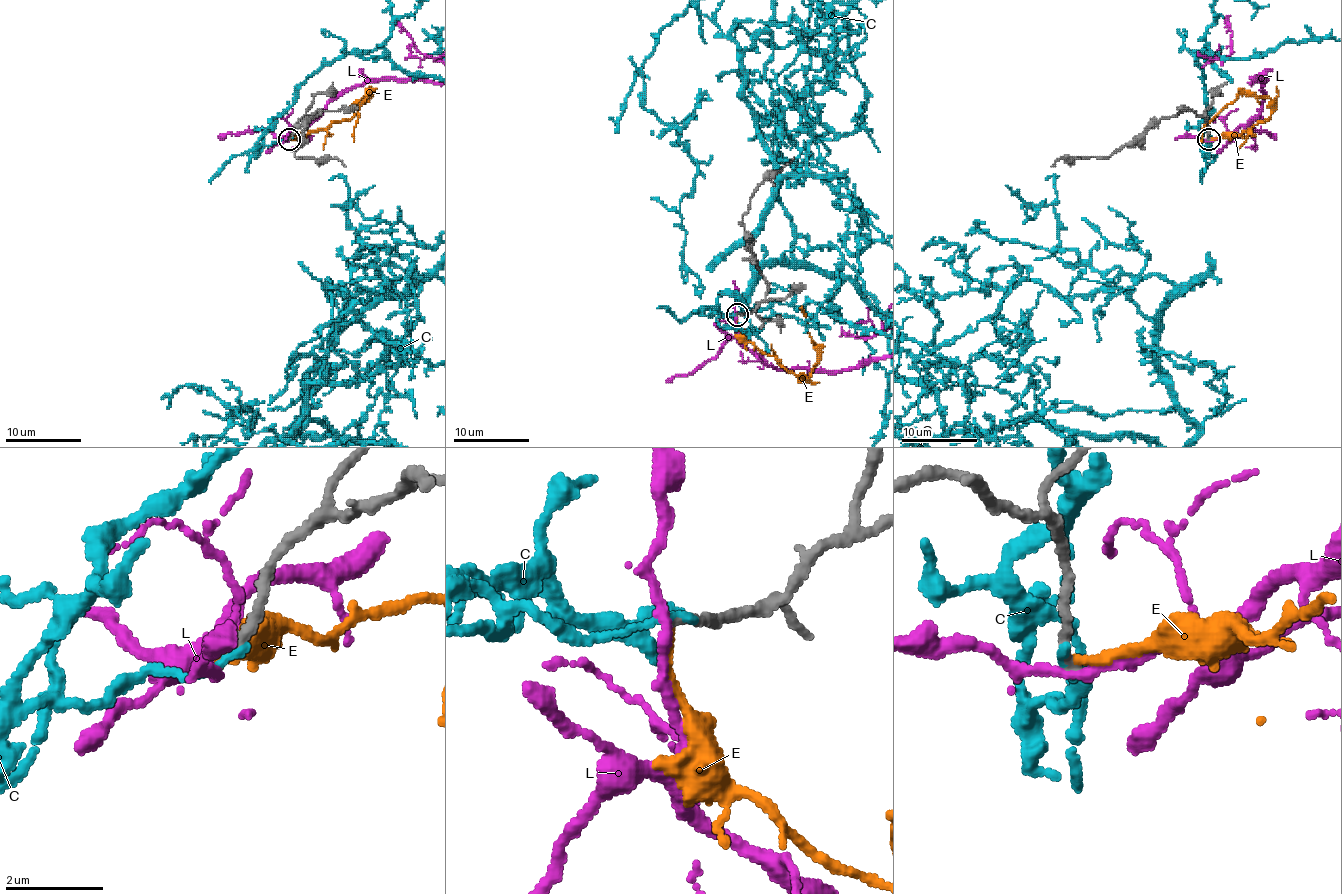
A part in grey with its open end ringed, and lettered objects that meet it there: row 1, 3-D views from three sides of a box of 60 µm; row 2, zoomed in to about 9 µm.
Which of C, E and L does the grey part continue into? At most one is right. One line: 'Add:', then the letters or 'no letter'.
Add: no letter

